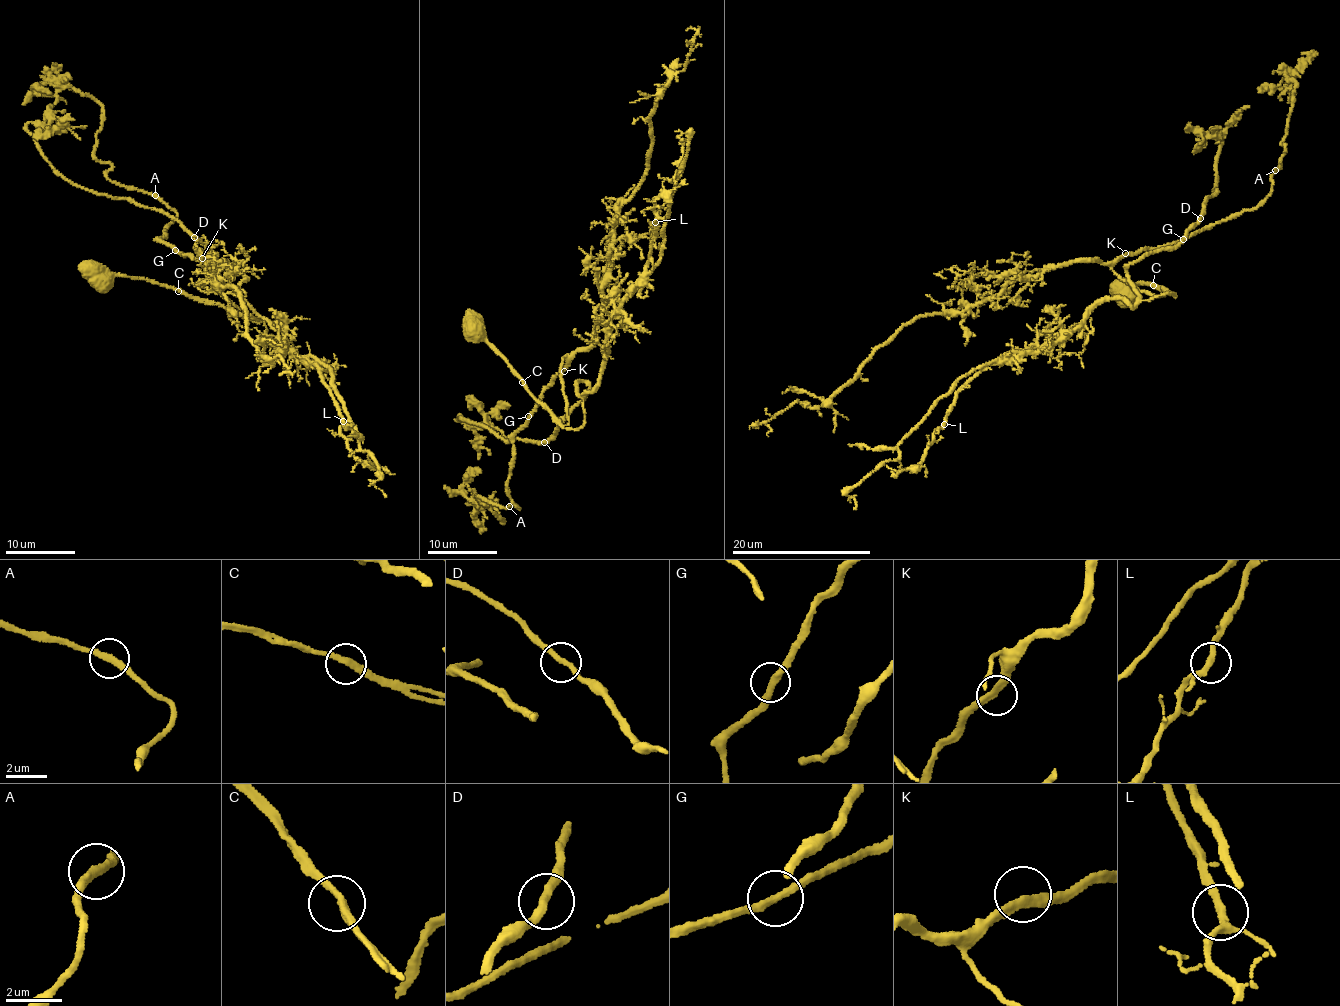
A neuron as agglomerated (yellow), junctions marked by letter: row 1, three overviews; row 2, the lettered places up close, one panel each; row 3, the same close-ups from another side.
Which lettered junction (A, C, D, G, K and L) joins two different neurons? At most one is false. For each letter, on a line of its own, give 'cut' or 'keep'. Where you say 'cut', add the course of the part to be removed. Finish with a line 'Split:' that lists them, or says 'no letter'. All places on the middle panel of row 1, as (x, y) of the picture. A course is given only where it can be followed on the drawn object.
A: keep
C: cut; foreign part runs (522, 382), (565, 428), (580, 428), (583, 382), (586, 394), (540, 444), (458, 421), (501, 416)
D: keep
G: keep
K: keep
L: keep
Split: C

